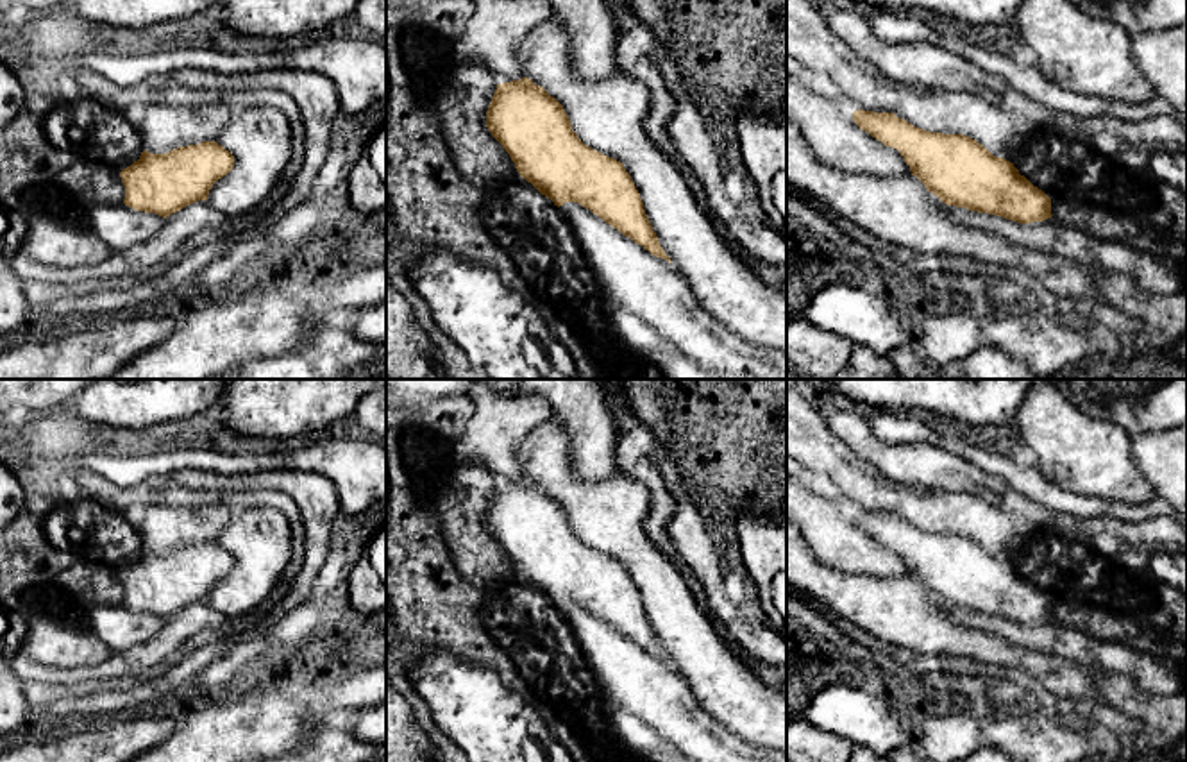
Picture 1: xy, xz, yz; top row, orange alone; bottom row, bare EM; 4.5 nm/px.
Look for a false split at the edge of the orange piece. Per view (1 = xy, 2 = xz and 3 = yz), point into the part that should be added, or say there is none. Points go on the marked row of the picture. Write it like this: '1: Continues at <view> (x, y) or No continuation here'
1: No continuation here
2: No continuation here
3: No continuation here

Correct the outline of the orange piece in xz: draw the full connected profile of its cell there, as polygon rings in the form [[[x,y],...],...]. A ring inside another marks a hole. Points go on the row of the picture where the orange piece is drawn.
[[[527,77],[497,84],[486,127],[520,177],[554,206],[577,202],[652,256],[672,263],[624,165],[585,145],[563,106],[542,86]]]

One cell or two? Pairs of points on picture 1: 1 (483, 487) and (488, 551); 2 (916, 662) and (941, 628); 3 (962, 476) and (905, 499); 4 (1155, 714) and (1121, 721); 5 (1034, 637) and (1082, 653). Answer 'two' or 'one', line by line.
1: one
2: two
3: two
4: two
5: one

